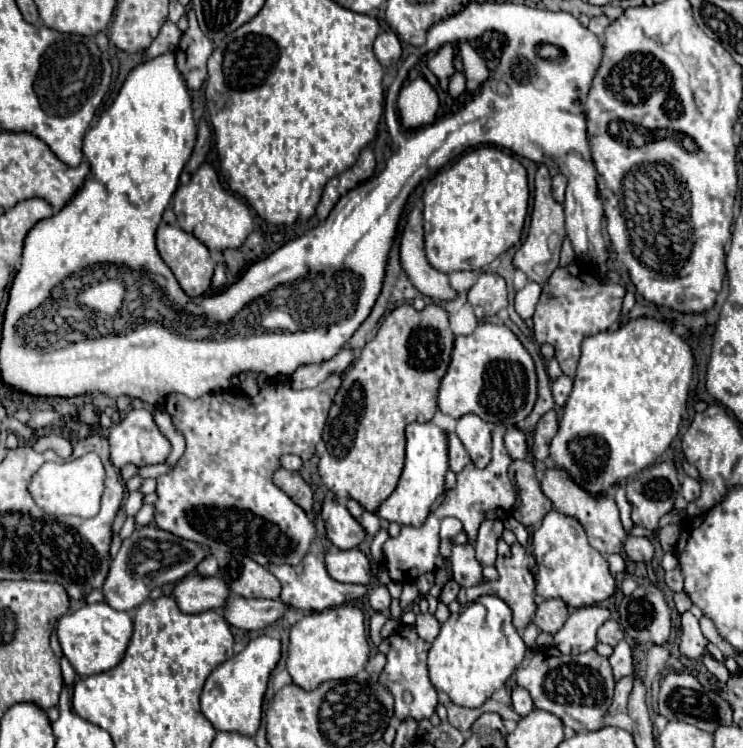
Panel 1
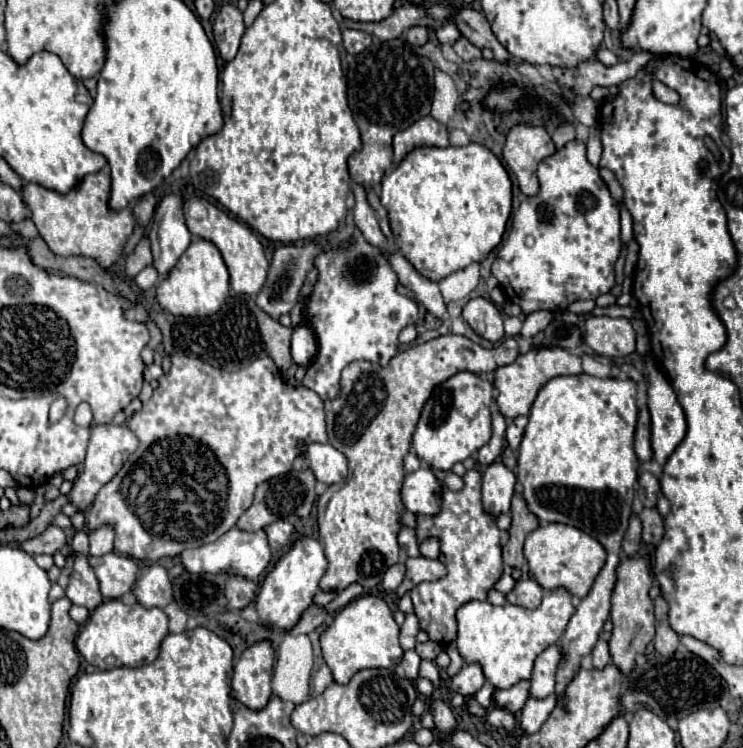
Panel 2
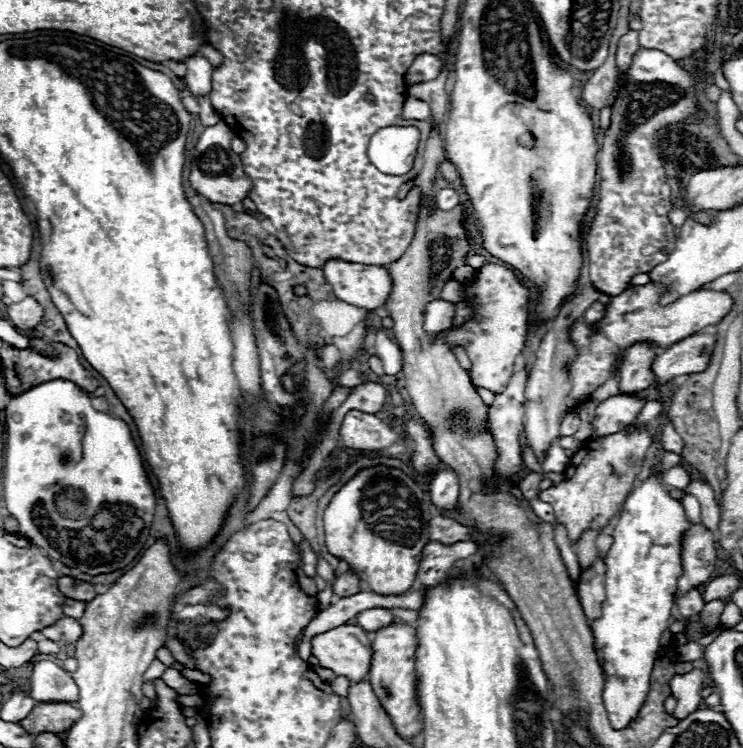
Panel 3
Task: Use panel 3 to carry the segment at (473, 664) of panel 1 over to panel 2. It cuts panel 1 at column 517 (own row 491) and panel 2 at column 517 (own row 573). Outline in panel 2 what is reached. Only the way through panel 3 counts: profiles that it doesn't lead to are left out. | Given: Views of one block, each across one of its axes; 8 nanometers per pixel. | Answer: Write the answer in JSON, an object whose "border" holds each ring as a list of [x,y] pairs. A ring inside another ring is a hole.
{"border":[[[562,588],[544,596],[542,604],[534,610],[526,610],[522,606],[512,606],[512,604],[494,606],[490,602],[470,600],[462,604],[456,612],[456,622],[458,622],[456,646],[466,664],[480,664],[484,678],[494,688],[504,690],[520,680],[530,678],[534,658],[548,644],[560,640],[572,614],[574,614],[574,606],[570,602],[570,594]]]}

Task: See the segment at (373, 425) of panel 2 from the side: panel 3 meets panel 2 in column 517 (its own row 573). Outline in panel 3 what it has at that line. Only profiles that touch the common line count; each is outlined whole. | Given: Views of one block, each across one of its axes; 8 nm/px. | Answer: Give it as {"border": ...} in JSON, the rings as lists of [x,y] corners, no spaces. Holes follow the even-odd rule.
{"border":[[[346,570],[344,574],[336,576],[336,582],[332,586],[332,592],[338,596],[338,598],[344,598],[344,596],[354,596],[360,592],[360,584],[362,580],[358,578],[356,570]]]}

